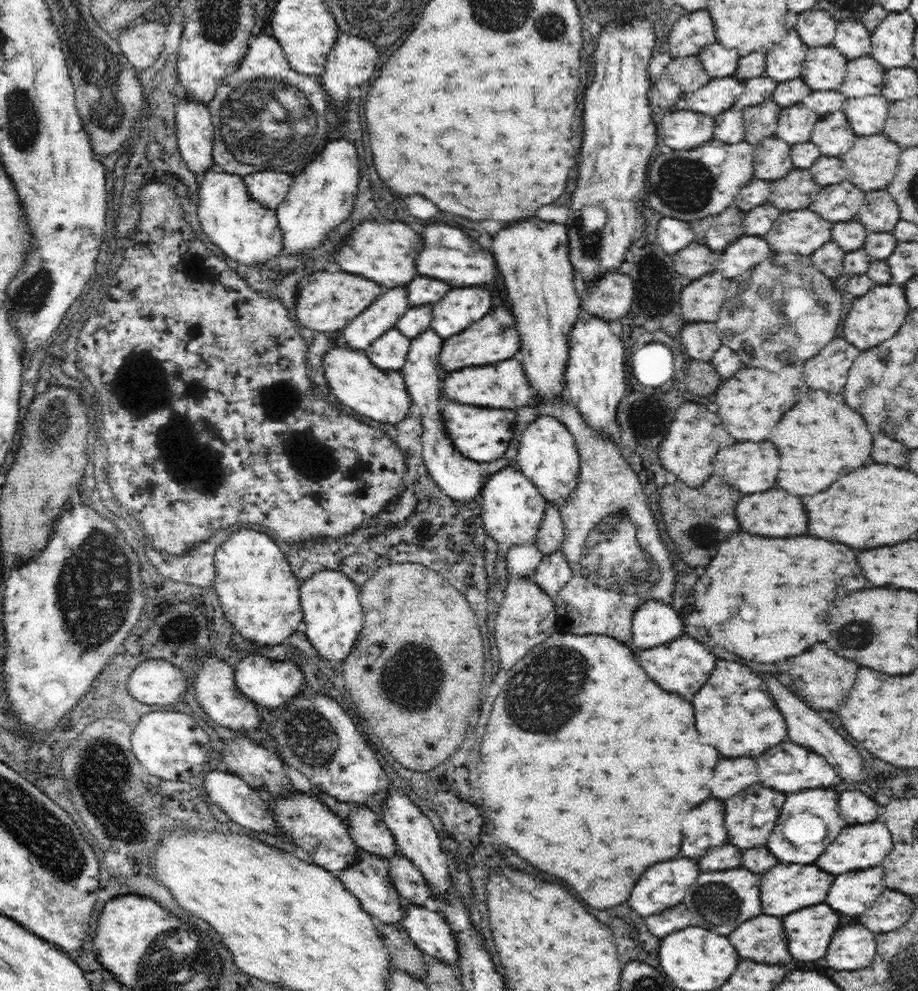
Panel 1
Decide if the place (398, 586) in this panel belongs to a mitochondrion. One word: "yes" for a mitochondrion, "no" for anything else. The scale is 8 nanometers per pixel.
no

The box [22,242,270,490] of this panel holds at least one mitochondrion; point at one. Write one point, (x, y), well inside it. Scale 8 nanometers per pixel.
(52, 425)

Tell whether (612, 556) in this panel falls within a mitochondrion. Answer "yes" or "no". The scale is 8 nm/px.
yes

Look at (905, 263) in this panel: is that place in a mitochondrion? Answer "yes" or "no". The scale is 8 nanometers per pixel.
no

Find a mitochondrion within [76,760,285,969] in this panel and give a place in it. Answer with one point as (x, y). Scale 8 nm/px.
(110, 806)

